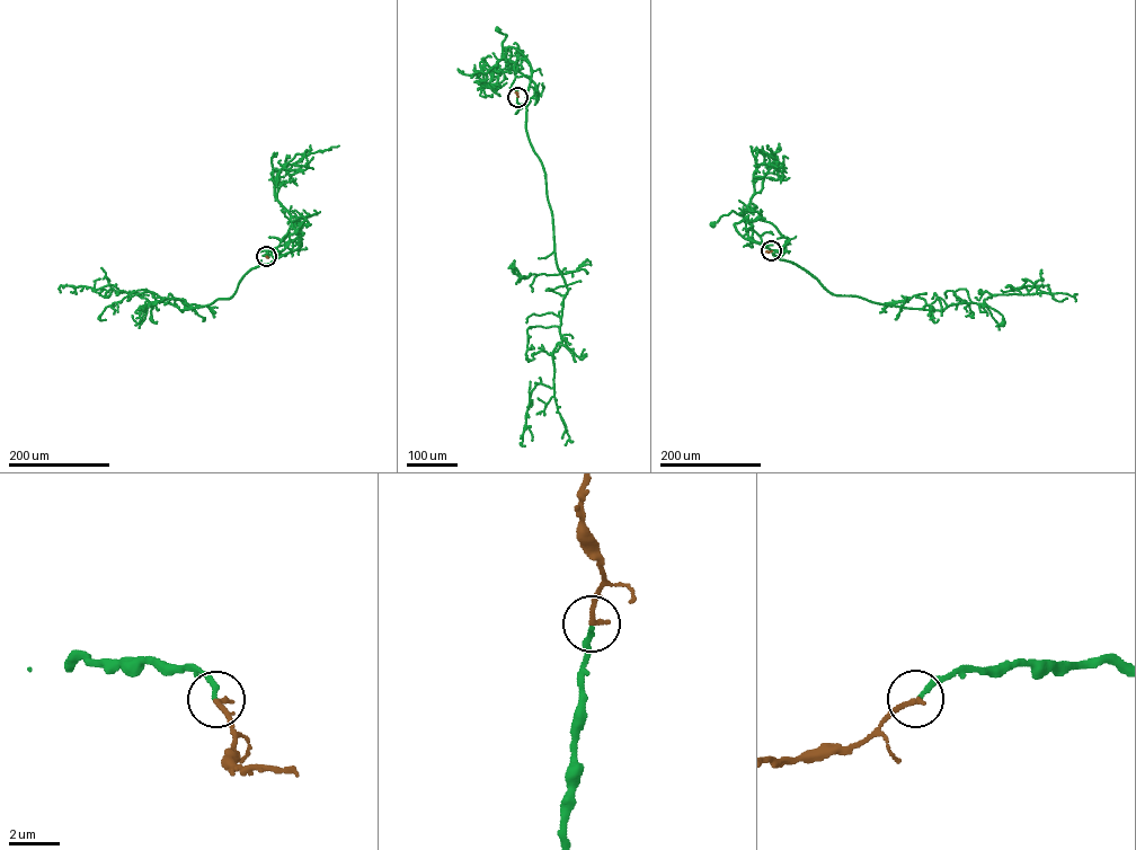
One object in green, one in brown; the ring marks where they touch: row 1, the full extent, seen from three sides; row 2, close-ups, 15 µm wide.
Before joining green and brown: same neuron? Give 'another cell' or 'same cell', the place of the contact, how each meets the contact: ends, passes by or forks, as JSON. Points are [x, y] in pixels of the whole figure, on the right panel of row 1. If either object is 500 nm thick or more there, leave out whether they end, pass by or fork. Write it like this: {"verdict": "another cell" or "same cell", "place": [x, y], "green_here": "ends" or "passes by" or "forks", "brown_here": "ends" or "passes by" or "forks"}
{"verdict": "same cell", "place": [771, 250], "green_here": "ends", "brown_here": "ends"}

